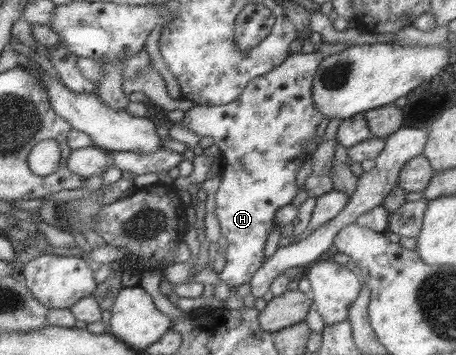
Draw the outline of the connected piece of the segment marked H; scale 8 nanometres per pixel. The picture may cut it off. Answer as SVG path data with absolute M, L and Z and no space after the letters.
M312 51L310 53L292 53L283 63L272 71L256 76L248 81L235 101L228 104L207 105L189 104L184 109L184 116L177 125L194 132L198 137L210 136L214 146L224 158L224 167L220 172L221 179L215 193L214 215L218 219L220 234L228 243L225 265L217 275L218 280L228 286L248 283L253 272L265 259L262 255L266 236L273 228L272 218L276 209L290 203L302 186L296 185L294 176L298 166L307 158L302 143L320 136L329 119L322 116L313 106L311 99L313 77L322 62L324 55Z

